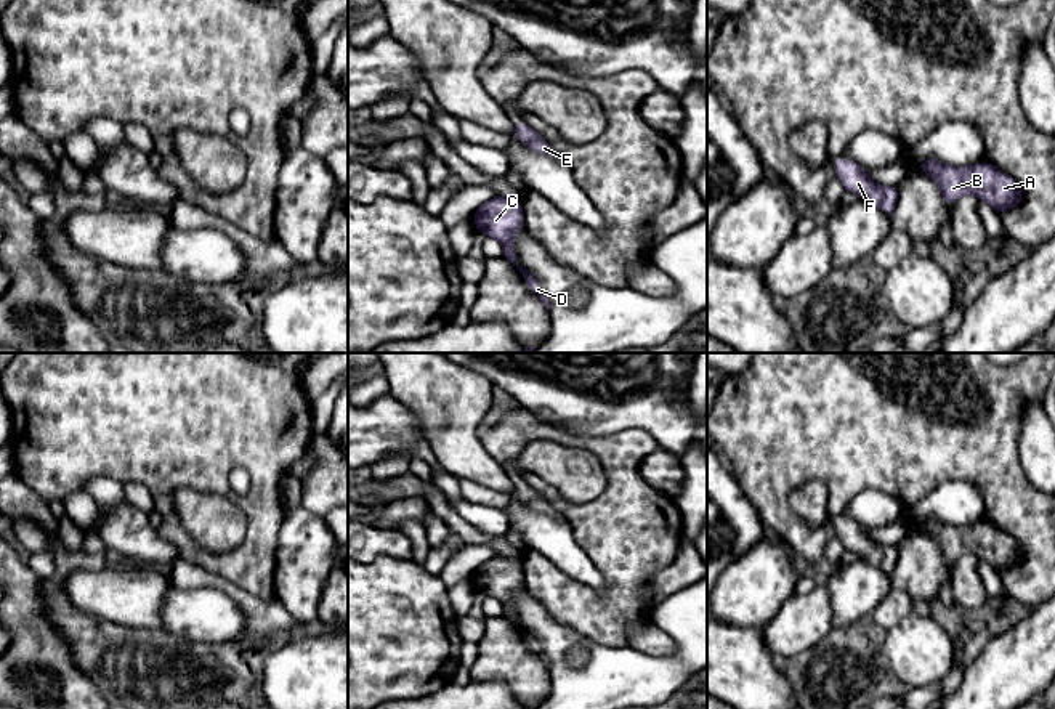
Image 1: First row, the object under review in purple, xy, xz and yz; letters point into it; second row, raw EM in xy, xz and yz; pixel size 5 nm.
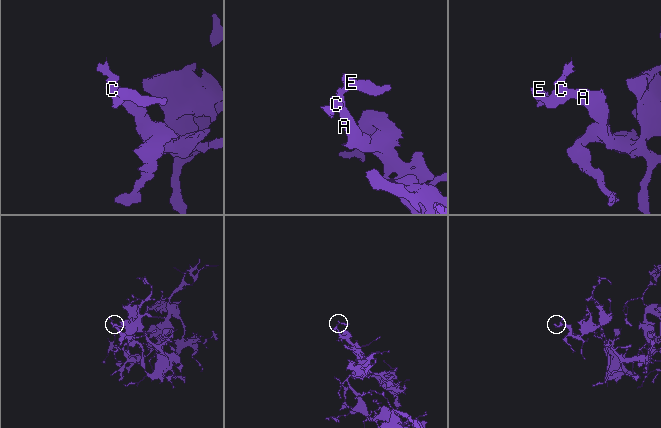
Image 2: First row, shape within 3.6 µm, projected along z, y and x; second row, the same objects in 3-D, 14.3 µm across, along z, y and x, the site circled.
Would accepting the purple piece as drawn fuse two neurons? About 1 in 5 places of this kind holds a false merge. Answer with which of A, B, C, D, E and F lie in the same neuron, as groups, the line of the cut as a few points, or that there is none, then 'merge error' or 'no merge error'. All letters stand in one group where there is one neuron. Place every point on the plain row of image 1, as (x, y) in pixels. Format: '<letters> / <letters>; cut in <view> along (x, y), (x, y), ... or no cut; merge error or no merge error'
A B C D E F; no cut; no merge error

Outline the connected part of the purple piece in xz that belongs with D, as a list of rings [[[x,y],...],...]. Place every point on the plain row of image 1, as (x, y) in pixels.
[[[495,555],[484,561],[473,573],[471,579],[475,581],[475,585],[479,592],[497,598],[503,605],[503,616],[518,626],[529,650],[540,658],[547,669],[550,669],[550,662],[537,635],[523,627],[513,613],[513,600],[524,587],[524,569],[521,563],[513,558]]]

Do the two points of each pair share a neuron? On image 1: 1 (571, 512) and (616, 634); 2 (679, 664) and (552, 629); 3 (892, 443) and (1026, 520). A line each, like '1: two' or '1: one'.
1: one
2: one
3: one

